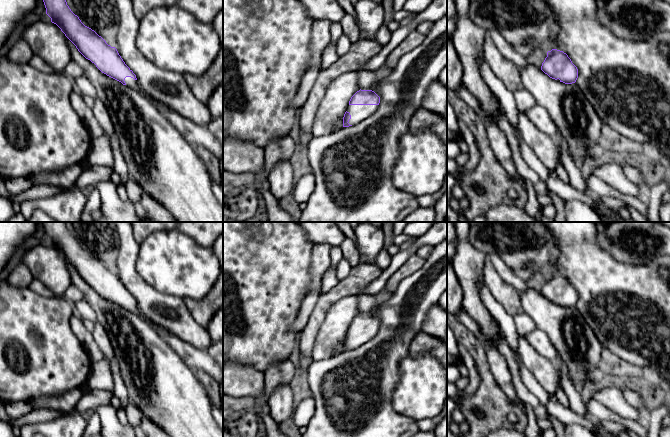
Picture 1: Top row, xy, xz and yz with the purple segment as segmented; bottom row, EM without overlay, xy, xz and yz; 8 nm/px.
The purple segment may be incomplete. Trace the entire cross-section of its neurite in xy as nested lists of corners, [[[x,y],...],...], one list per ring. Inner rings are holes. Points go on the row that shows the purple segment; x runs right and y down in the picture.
[[[43,0],[46,14],[51,18],[51,22],[56,24],[65,36],[76,46],[78,51],[107,76],[139,91],[136,75],[125,64],[115,47],[111,47],[94,30],[85,26],[79,17],[75,15],[66,0]]]

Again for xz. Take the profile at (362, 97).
[[[359,90],[350,99],[343,117],[343,127],[355,125],[372,115],[380,103],[380,97],[372,90]]]

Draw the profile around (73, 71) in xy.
[[[71,61],[65,68],[64,74],[71,80],[75,80],[84,75],[82,68],[74,61]]]

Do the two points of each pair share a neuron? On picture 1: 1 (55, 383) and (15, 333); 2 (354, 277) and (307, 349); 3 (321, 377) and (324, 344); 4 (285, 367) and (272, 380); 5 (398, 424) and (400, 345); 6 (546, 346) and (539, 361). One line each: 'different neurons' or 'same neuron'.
1: same neuron
2: same neuron
3: different neurons
4: same neuron
5: same neuron
6: different neurons

